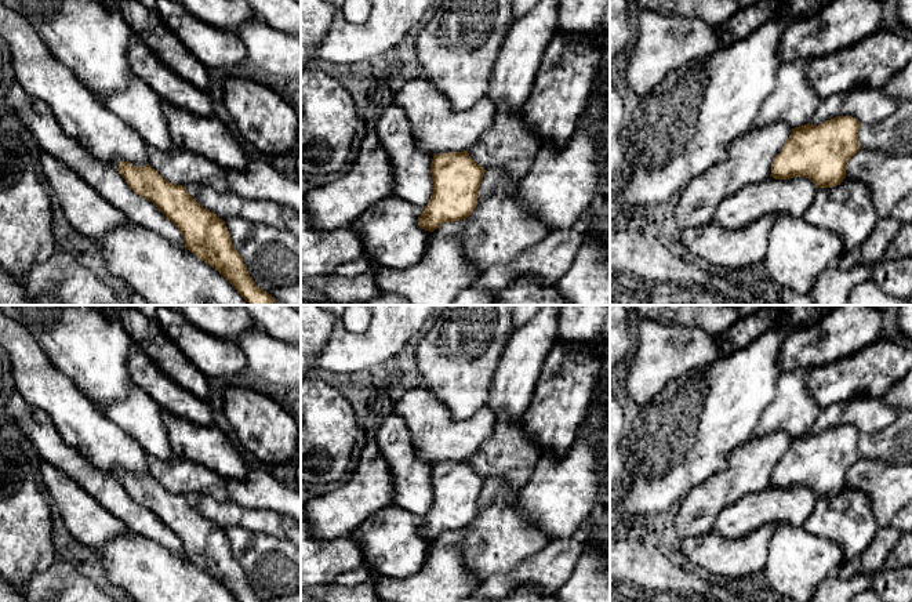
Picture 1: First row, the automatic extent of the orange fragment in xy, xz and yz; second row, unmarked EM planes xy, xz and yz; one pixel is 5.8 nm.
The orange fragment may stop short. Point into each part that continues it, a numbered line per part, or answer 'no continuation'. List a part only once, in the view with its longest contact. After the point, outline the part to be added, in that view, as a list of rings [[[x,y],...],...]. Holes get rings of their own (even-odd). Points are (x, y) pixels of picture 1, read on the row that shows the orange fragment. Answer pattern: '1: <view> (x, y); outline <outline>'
no continuation

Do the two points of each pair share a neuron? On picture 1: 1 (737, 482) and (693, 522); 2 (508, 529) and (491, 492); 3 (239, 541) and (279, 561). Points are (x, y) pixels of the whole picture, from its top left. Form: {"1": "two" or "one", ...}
{"1": "one", "2": "one", "3": "one"}

